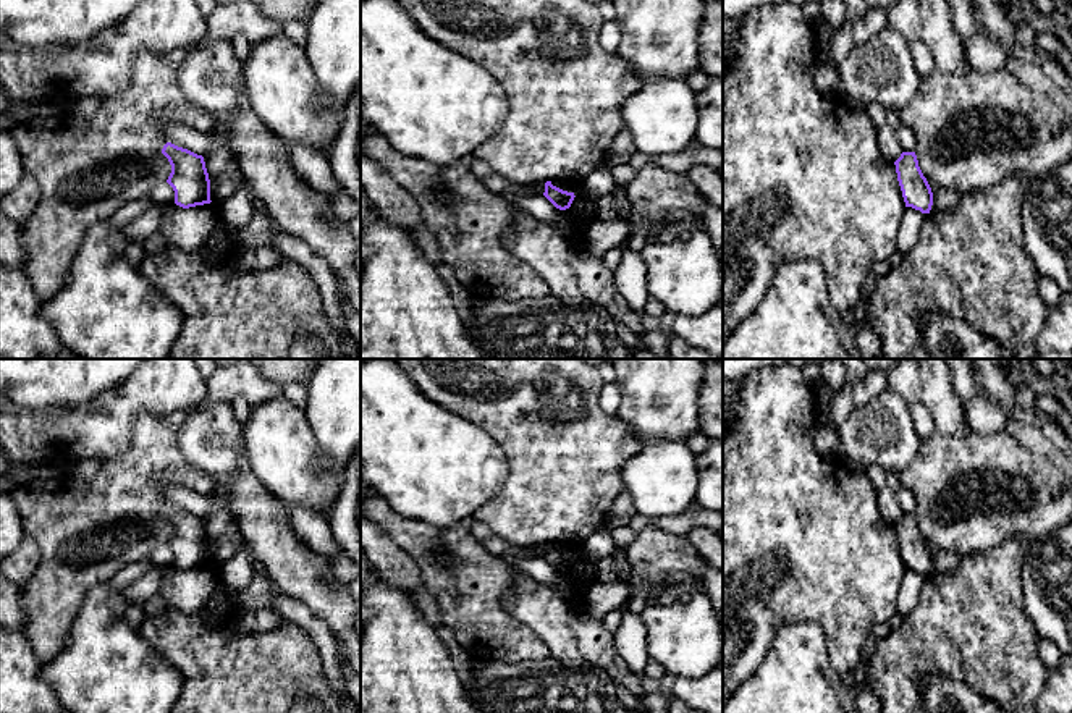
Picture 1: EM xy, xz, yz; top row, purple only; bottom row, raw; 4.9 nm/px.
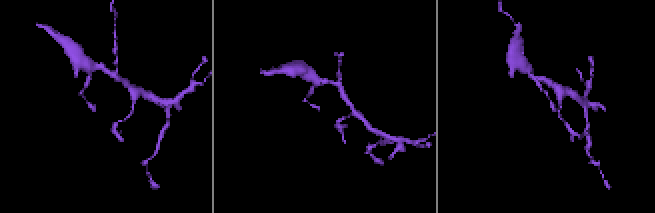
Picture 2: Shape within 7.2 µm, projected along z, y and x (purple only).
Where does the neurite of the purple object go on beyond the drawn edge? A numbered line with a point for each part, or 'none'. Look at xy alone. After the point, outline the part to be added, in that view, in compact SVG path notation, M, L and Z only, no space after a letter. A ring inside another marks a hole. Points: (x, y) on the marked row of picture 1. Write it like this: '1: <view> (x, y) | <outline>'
none

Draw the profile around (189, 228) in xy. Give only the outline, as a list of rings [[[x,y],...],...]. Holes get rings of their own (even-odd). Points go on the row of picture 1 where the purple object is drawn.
[[[212,202],[189,209],[175,205],[165,212],[158,234],[184,251],[197,251],[218,226],[220,220]]]

